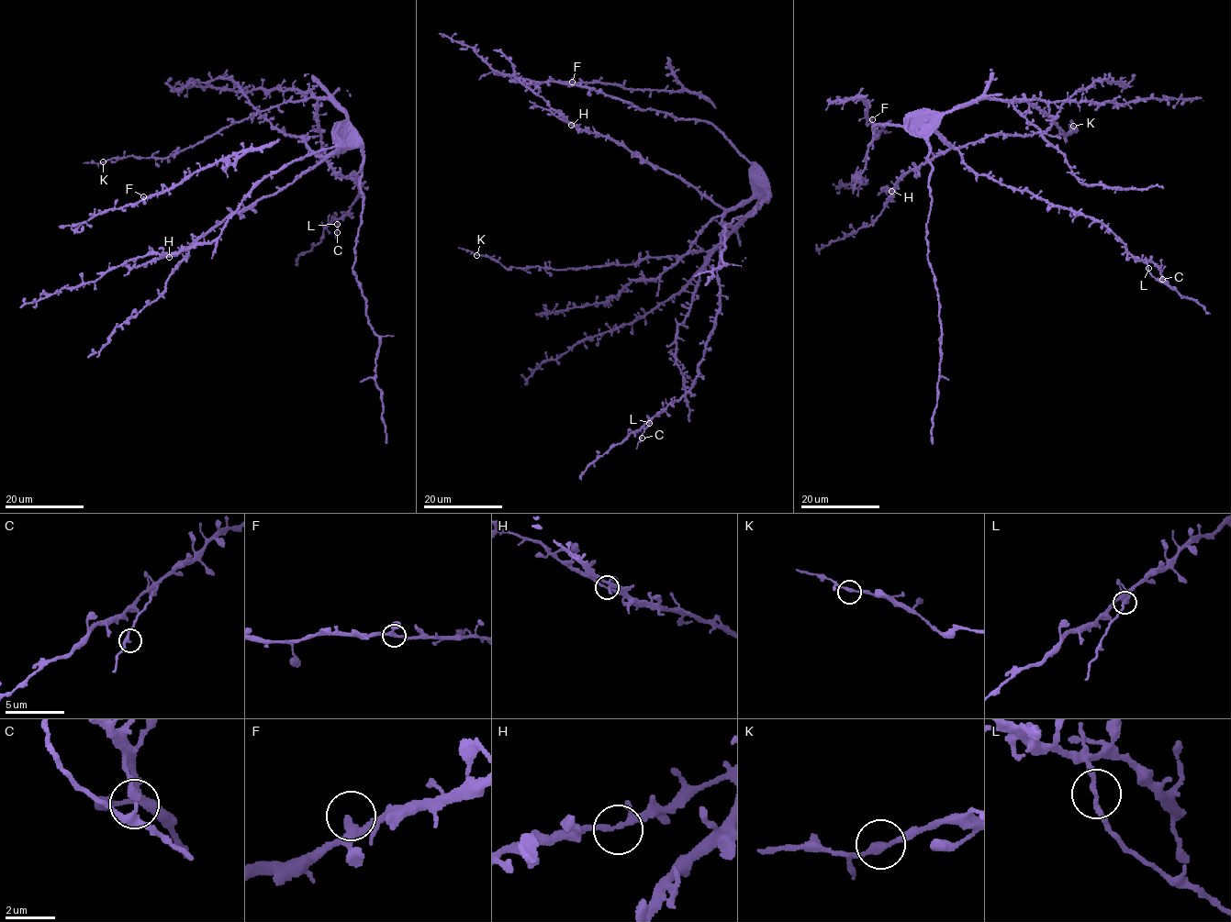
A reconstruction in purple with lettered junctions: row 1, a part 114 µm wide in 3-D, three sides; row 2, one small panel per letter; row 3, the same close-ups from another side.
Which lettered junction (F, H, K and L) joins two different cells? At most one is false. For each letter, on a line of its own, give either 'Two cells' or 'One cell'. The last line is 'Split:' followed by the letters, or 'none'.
F: One cell
H: One cell
K: One cell
L: Two cells
Split: L

